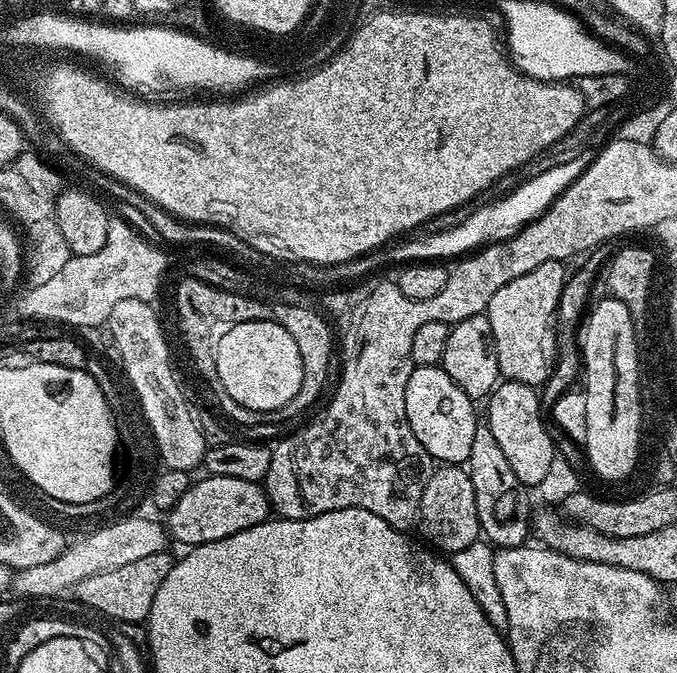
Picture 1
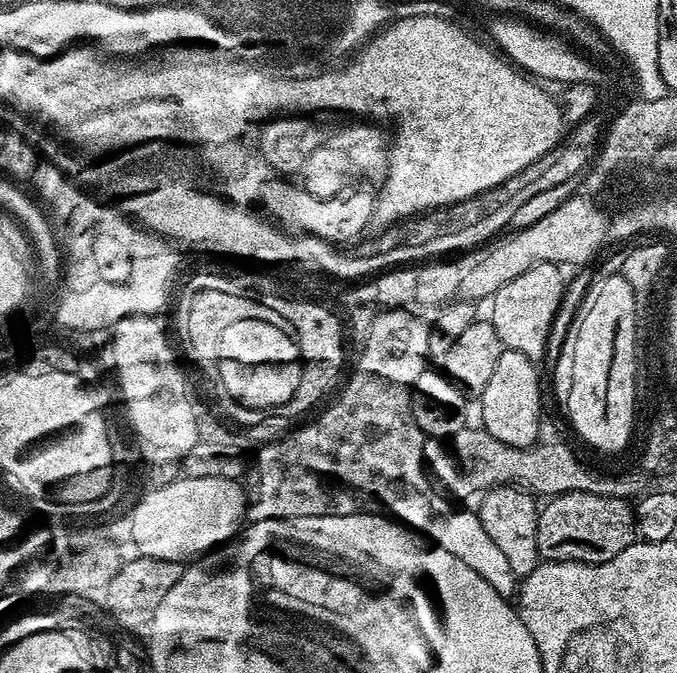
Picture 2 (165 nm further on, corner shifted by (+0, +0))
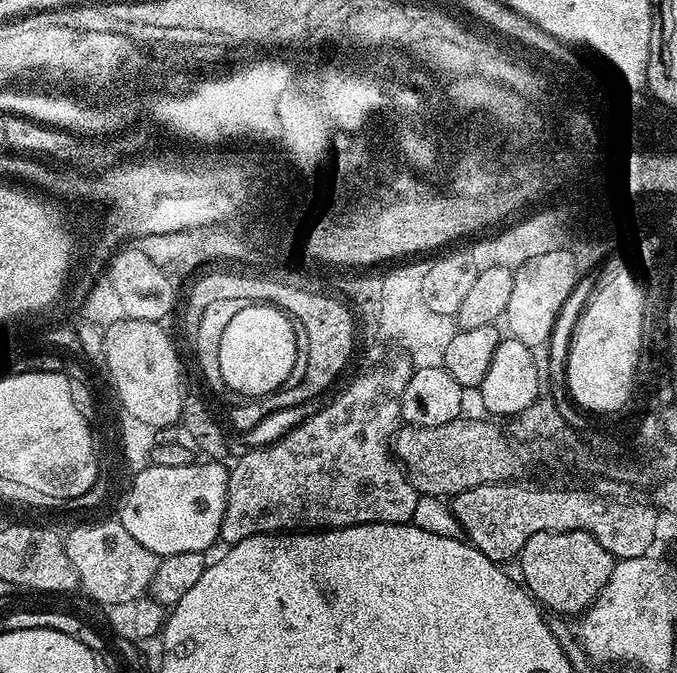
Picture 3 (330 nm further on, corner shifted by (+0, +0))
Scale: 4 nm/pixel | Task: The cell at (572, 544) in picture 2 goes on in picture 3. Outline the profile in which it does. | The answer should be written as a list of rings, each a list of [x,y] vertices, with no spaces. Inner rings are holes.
[[[543,532],[534,534],[534,538],[524,540],[521,545],[518,560],[520,556],[523,587],[549,613],[579,617],[595,602],[612,573],[614,557],[589,532]]]

